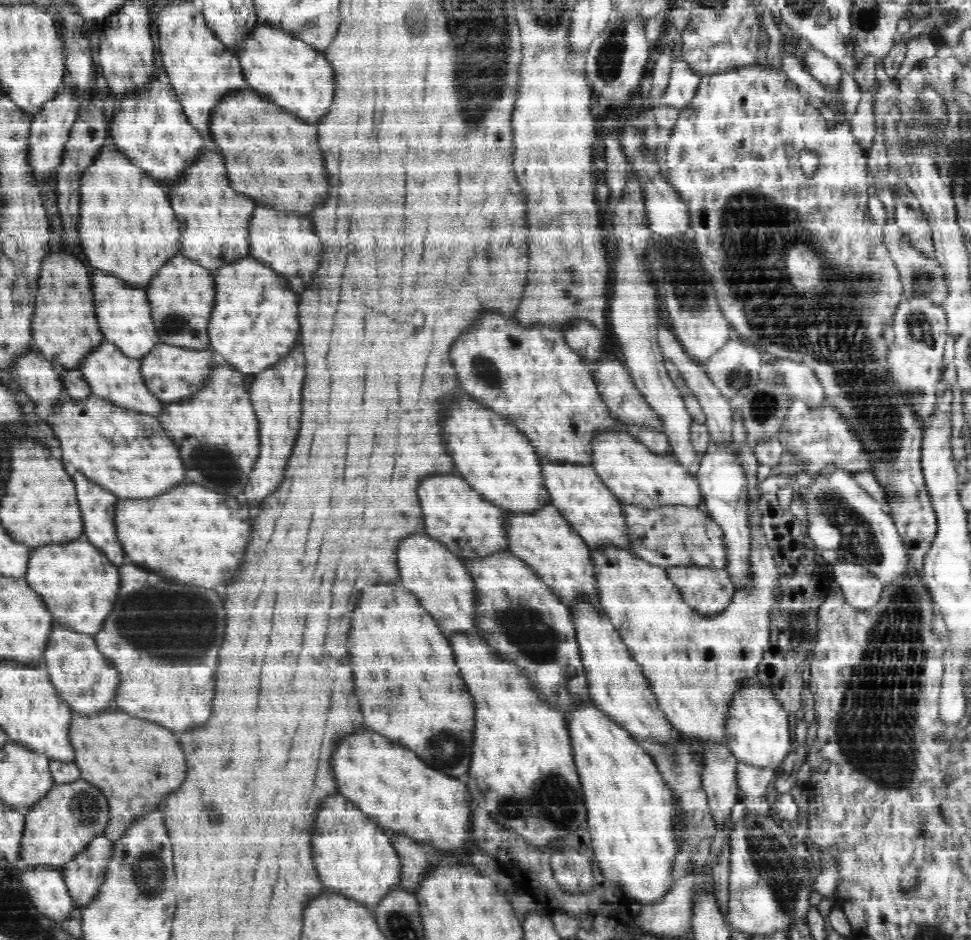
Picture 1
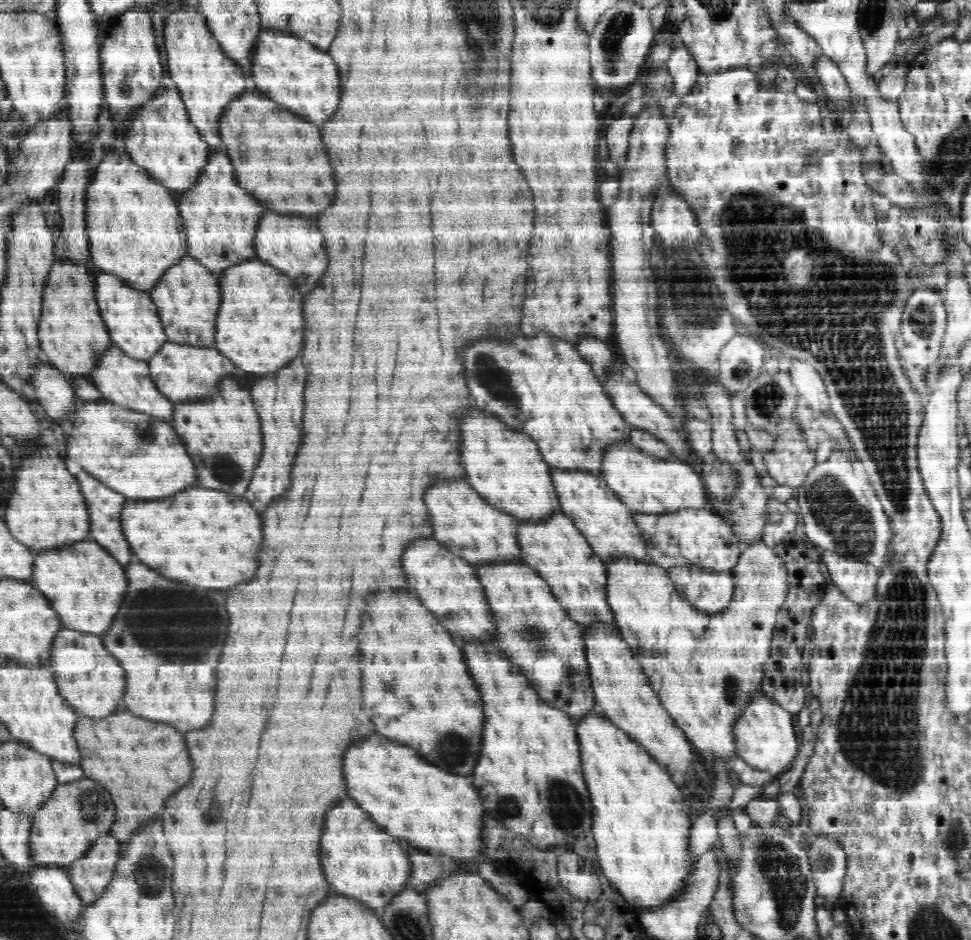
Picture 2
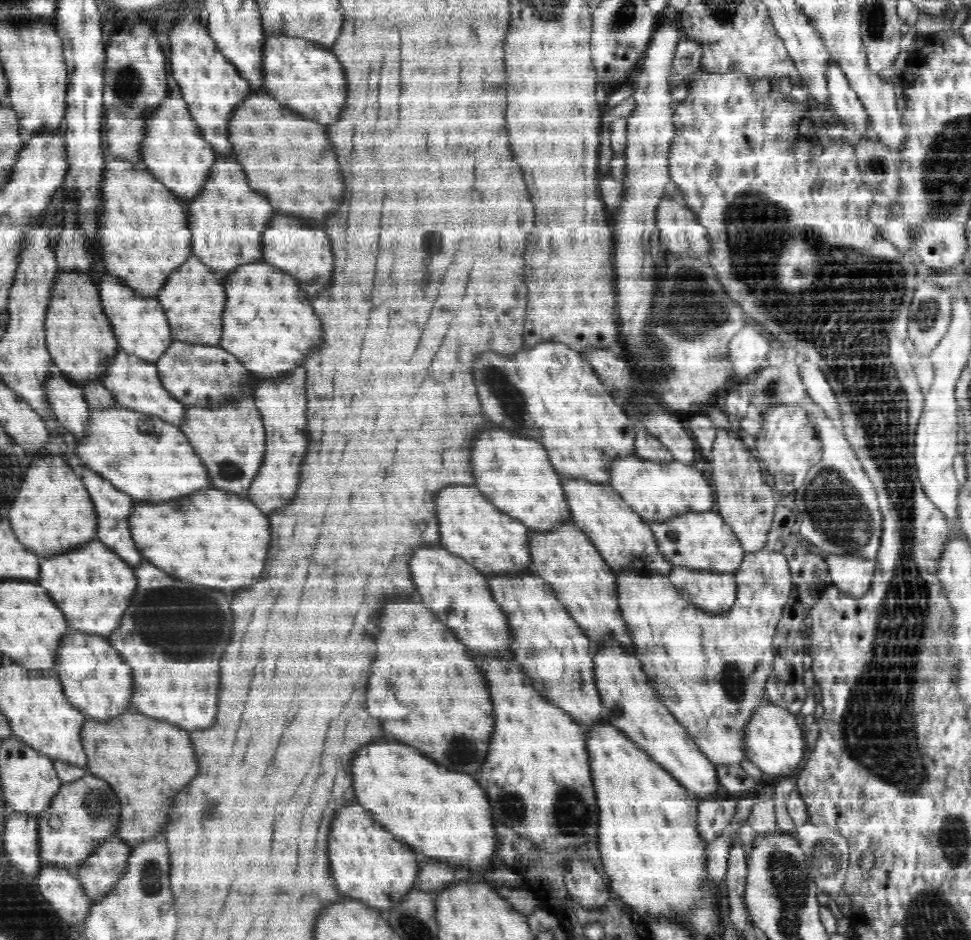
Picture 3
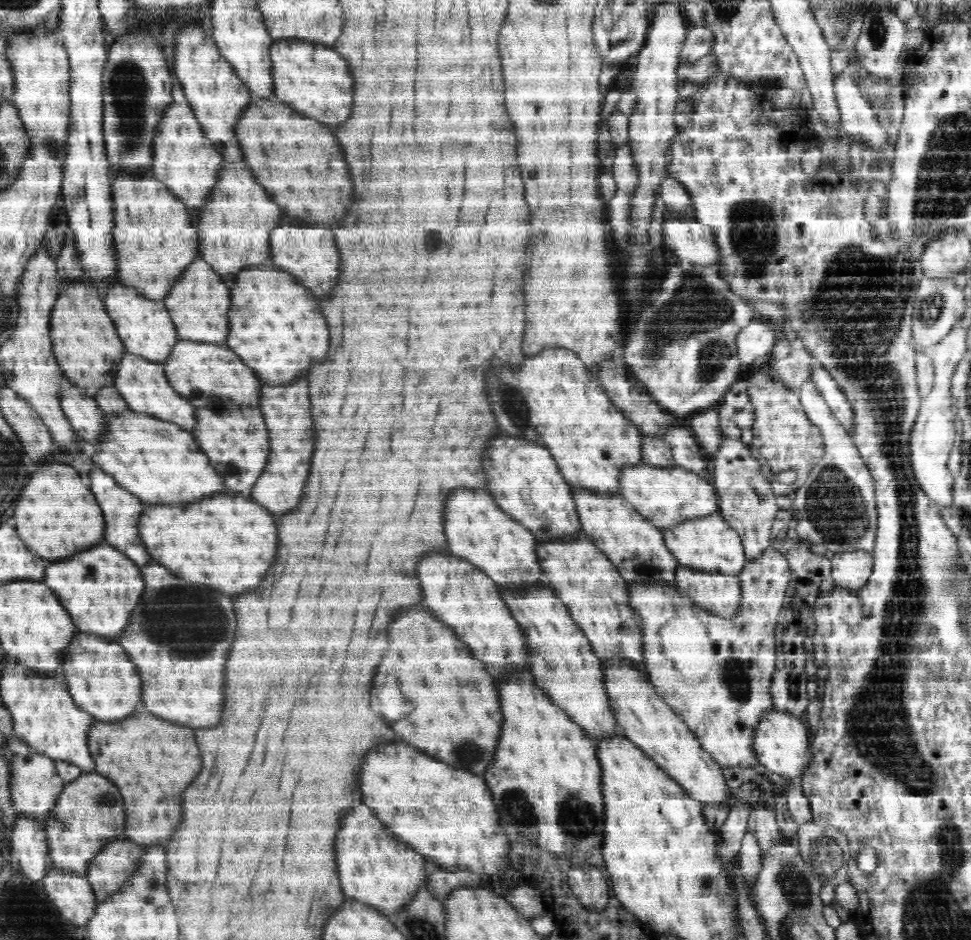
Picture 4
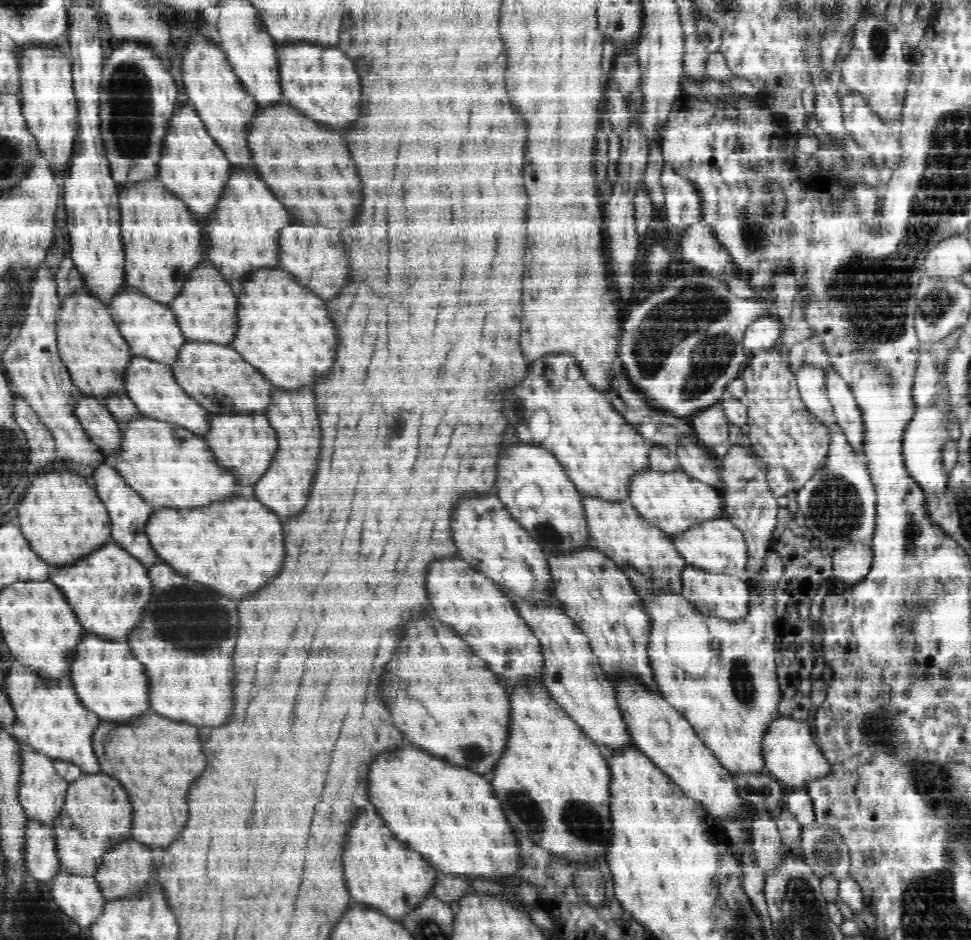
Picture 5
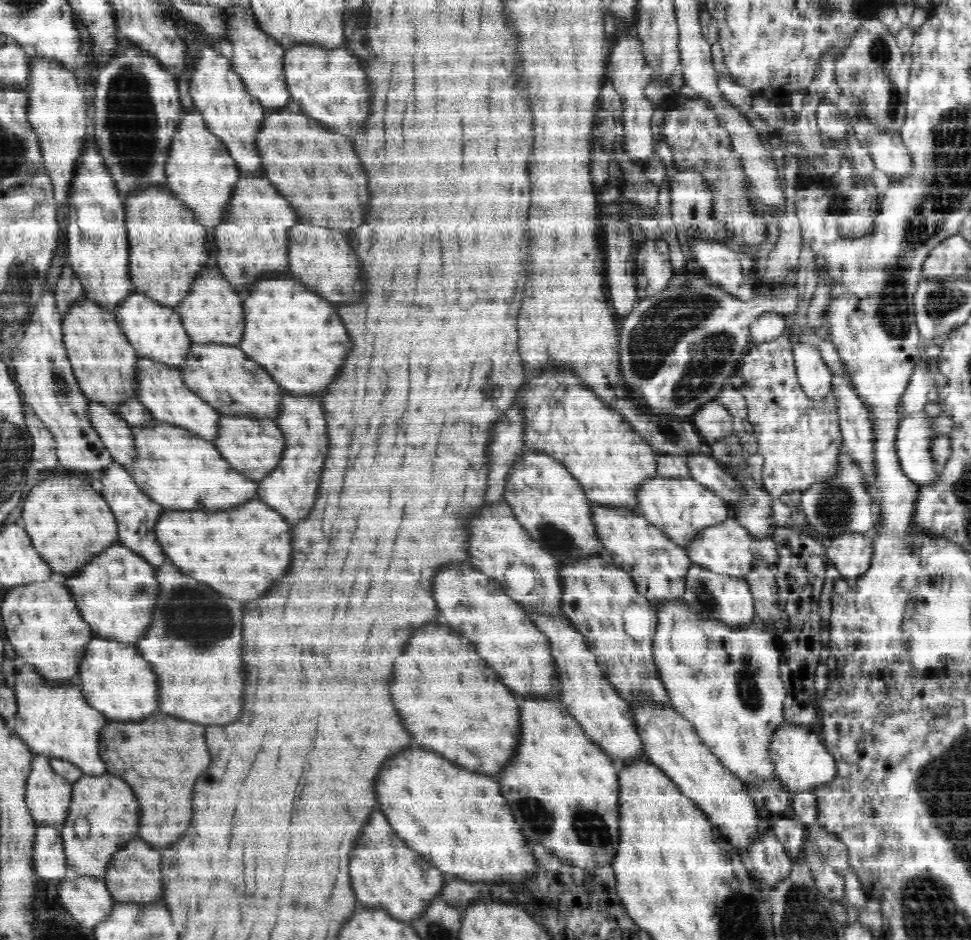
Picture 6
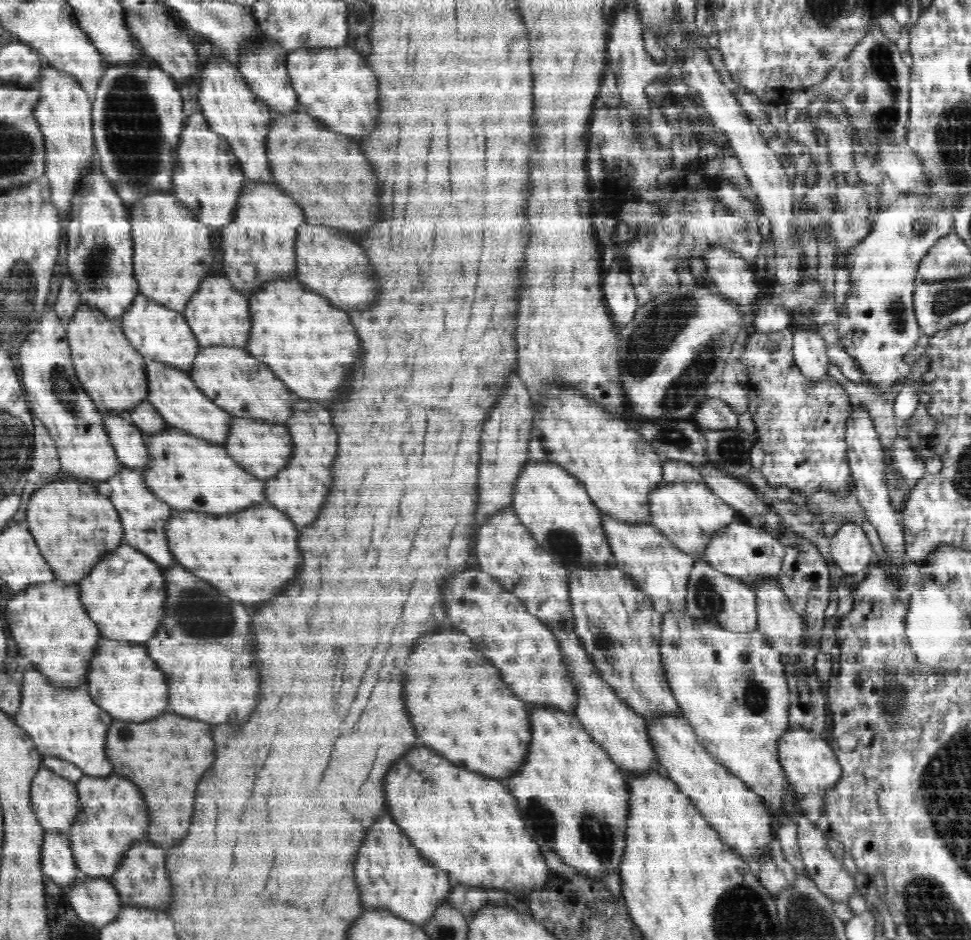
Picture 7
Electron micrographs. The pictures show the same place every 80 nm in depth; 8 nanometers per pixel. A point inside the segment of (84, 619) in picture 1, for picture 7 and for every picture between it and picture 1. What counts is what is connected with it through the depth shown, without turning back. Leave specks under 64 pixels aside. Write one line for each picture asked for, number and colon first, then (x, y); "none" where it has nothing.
2: (87, 585)
3: (94, 587)
4: (100, 587)
5: (109, 589)
6: (116, 593)
7: (126, 598)

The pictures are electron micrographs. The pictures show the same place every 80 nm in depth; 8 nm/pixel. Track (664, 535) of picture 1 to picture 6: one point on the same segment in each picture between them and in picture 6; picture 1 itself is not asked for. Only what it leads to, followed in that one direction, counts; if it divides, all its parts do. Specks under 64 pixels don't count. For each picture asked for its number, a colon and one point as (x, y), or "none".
2: (699, 539)
3: (705, 541)
4: (711, 544)
5: (720, 547)
6: (728, 549)

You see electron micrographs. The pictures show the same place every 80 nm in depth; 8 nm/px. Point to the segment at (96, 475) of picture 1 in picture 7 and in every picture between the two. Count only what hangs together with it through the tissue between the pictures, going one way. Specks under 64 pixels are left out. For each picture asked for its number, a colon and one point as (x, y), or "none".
2: (139, 455)
3: (153, 461)
4: (158, 461)
5: (169, 466)
6: (179, 470)
7: (190, 474)

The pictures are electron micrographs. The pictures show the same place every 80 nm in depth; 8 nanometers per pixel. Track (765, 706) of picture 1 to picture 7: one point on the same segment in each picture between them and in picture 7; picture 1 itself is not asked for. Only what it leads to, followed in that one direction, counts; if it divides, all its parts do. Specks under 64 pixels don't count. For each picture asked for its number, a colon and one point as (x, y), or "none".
2: (765, 738)
3: (773, 740)
4: (781, 743)
5: (792, 754)
6: (802, 763)
7: (810, 765)

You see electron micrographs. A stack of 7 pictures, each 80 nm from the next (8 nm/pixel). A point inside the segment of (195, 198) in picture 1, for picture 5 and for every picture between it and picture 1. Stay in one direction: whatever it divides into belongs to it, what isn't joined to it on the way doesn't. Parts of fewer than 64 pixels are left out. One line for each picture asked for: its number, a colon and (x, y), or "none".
2: (220, 219)
3: (227, 222)
4: (235, 225)
5: (244, 239)

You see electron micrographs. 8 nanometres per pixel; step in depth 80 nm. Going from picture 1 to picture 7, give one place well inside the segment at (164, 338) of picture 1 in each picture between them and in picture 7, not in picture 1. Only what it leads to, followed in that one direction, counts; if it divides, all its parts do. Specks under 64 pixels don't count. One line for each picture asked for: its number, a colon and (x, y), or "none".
2: (187, 296)
3: (193, 299)
4: (198, 303)
5: (206, 311)
6: (212, 313)
7: (219, 316)

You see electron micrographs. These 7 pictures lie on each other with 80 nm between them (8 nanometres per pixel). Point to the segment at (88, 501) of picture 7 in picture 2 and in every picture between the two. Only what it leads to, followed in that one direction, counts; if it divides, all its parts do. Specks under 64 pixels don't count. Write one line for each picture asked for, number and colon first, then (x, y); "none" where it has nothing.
2: (47, 511)
3: (52, 513)
4: (57, 516)
5: (64, 519)
6: (69, 522)

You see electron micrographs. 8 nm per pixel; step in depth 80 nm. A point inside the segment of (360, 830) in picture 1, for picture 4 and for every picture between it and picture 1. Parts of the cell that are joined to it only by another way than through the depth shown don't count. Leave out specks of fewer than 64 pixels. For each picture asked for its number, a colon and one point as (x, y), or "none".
2: (362, 861)
3: (370, 865)
4: (376, 869)

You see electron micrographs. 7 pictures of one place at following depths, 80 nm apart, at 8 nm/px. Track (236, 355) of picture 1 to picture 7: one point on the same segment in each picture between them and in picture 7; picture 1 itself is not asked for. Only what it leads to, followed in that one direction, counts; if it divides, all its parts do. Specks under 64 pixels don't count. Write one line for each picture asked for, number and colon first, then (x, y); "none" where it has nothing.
2: (260, 328)
3: (269, 332)
4: (277, 330)
5: (285, 330)
6: (293, 333)
7: (311, 346)

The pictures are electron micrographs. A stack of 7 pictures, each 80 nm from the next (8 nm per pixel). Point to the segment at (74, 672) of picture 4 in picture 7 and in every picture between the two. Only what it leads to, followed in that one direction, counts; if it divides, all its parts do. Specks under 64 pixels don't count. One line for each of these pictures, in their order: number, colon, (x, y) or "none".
5: (109, 679)
6: (115, 679)
7: (126, 682)

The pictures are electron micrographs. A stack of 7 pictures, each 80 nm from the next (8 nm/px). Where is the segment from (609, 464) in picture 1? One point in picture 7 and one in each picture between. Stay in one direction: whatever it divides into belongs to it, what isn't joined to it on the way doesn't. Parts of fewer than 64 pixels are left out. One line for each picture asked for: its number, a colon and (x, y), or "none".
2: (652, 486)
3: (657, 491)
4: (666, 497)
5: (673, 501)
6: (680, 507)
7: (688, 513)

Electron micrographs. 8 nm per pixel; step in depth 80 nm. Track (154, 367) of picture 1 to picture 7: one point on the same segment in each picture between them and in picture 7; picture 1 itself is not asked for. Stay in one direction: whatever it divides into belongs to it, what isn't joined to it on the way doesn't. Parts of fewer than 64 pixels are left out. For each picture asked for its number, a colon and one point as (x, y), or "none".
2: (184, 373)
3: (197, 374)
4: (211, 376)
5: (216, 375)
6: (234, 385)
7: (247, 388)

